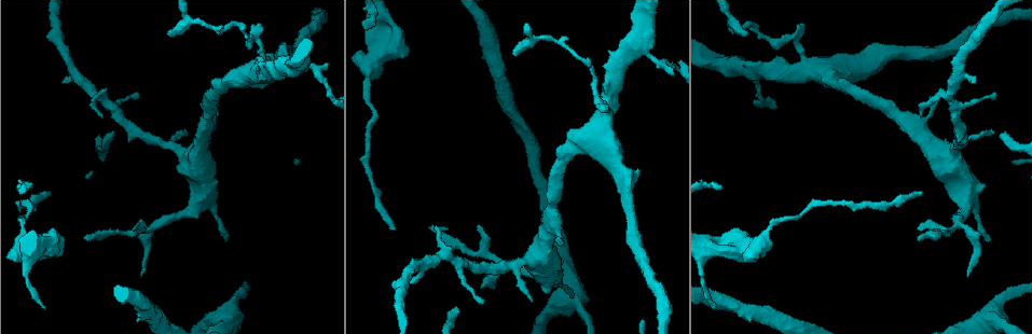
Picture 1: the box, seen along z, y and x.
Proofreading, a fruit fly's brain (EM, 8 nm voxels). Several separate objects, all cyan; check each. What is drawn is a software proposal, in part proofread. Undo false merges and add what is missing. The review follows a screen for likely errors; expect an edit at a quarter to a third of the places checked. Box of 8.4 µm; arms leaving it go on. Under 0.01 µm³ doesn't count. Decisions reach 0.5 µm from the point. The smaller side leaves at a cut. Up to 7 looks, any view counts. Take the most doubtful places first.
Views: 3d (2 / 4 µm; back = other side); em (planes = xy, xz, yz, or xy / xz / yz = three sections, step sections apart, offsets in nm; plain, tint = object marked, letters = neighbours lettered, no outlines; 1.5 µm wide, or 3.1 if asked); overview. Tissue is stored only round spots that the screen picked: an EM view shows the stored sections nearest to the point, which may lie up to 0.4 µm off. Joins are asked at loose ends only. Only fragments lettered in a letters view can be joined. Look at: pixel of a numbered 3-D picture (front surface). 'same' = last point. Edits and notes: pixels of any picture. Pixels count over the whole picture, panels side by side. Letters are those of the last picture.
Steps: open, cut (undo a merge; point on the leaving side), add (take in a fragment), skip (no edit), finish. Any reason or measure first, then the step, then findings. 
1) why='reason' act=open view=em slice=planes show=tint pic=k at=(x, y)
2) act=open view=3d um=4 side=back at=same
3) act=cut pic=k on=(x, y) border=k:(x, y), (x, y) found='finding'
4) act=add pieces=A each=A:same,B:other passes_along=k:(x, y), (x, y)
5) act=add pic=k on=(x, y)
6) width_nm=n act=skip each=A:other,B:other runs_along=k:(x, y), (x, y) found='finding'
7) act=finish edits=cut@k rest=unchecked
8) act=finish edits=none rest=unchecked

why='free end' act=open view=3d um=4 pic=1 at=(457, 311)

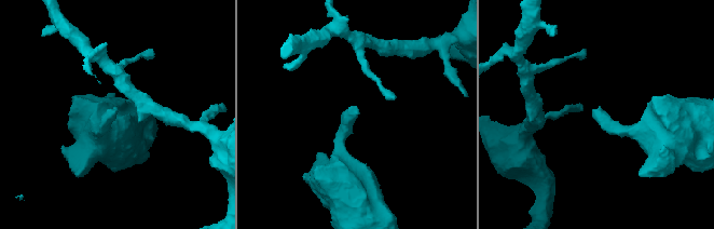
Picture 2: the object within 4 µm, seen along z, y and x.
act=open view=em slice=yz step=8 show=letters pic=2 at=(597, 109)

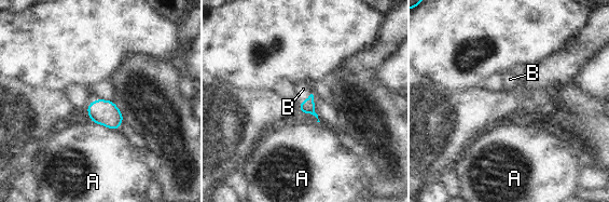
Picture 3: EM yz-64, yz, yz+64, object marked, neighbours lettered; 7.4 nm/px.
act=open view=em slice=planes show=letters at=same

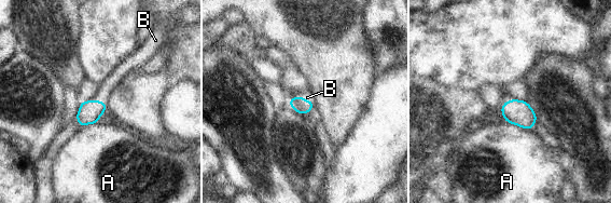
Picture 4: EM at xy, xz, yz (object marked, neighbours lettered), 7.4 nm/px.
width_nm=120 act=add pieces=B each=A:other,B:same passes_along=4:(89, 112), (100, 102), (117, 73) found='the neuron continues'

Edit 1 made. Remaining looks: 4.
why='tapers out' act=open view=em slice=planes show=tint pic=1 at=(922, 193)

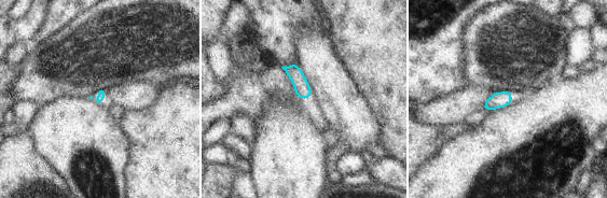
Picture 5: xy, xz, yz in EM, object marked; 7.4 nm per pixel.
why='see the neighbours' act=open view=em slice=planes show=letters at=same

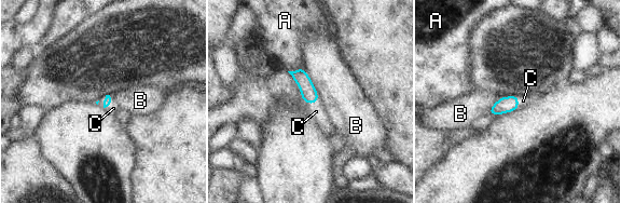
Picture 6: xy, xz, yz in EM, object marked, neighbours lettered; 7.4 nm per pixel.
act=add pieces=C each=A:other,B:other,C:same passes_along=6:(107, 100), (110, 102), (113, 108) found='the neuron continues'

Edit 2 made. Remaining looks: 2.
act=finish edits=add@4,add@6 rest=unchecked

